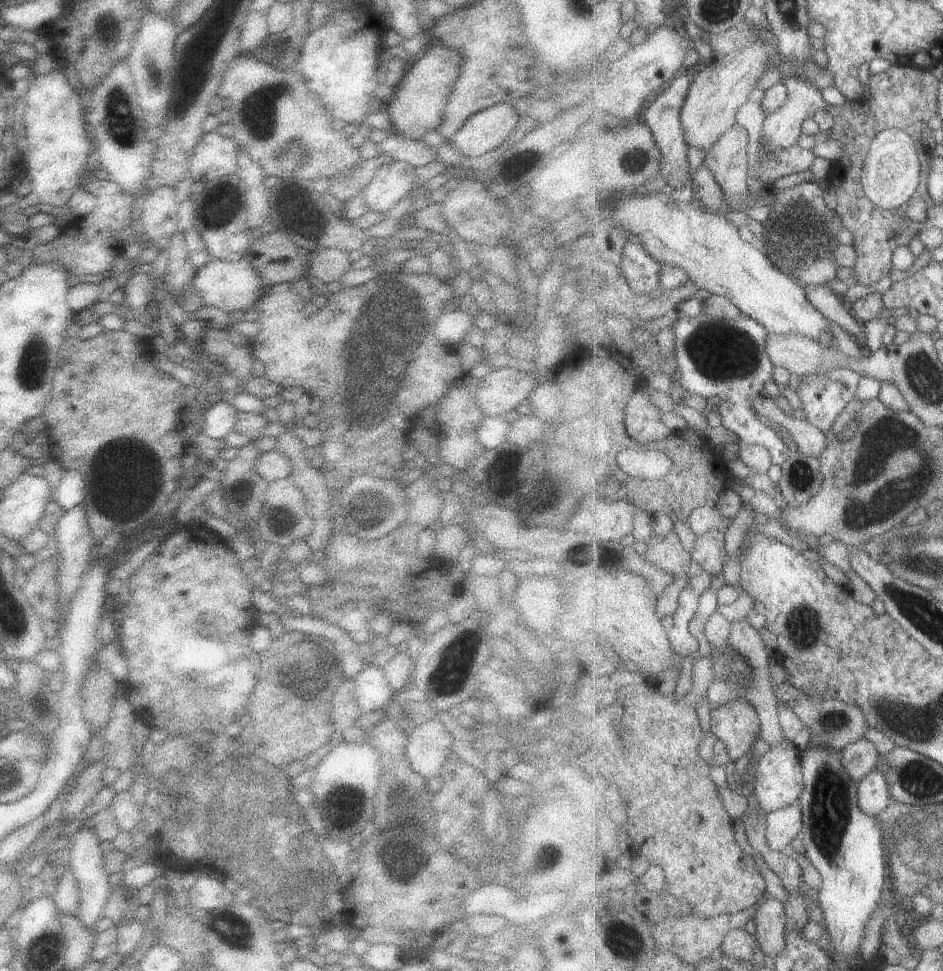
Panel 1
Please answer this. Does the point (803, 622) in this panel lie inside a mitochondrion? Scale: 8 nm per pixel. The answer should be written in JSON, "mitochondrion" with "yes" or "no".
{"mitochondrion":"yes"}

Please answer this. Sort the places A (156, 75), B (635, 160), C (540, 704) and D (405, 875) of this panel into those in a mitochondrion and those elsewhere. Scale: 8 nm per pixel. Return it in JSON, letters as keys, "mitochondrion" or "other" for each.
{"A":"mitochondrion","B":"mitochondrion","C":"other","D":"other"}

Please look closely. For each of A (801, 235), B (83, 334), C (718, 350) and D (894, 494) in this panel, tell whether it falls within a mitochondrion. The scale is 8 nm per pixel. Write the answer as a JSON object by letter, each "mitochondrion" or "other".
{"A":"mitochondrion","B":"other","C":"mitochondrion","D":"mitochondrion"}

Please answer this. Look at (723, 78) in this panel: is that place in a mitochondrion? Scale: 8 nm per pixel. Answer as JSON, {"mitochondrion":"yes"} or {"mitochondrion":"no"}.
{"mitochondrion":"no"}

